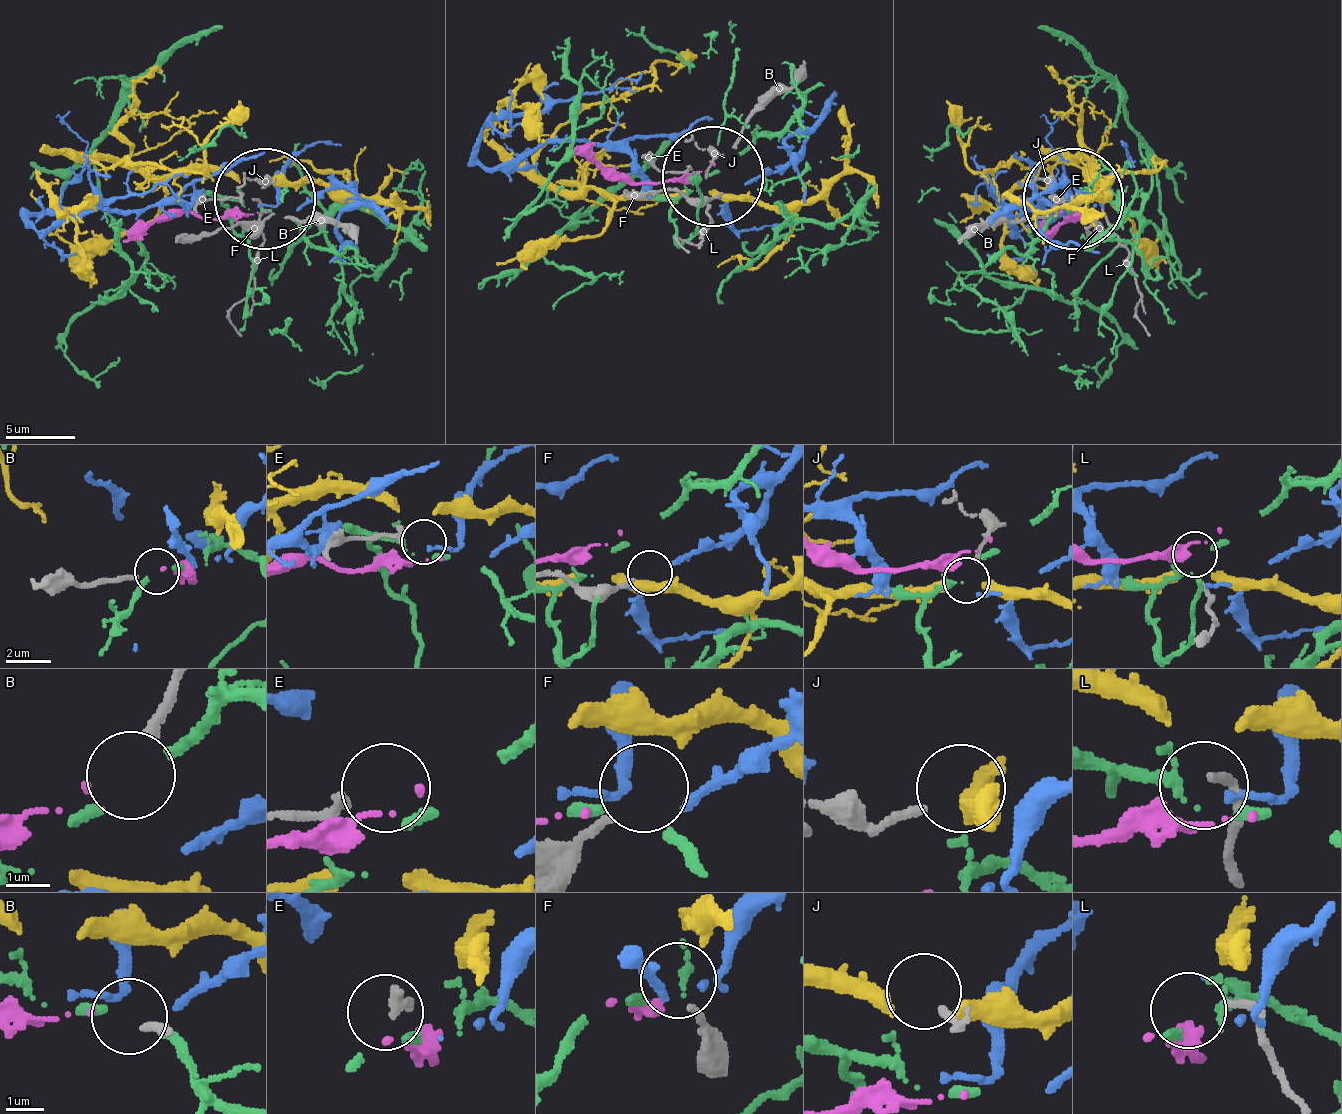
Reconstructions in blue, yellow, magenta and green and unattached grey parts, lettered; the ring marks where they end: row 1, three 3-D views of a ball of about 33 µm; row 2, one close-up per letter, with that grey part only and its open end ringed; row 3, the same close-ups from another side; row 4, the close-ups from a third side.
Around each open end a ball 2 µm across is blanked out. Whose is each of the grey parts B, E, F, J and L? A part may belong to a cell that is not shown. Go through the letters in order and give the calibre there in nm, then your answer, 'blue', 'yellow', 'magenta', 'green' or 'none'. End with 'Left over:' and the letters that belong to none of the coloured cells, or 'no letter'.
B: 220 nm thick; magenta
E: 280 nm thick; none
F: 190 nm thick; none
J: 180 nm thick; yellow
L: 190 nm thick; none
Left over: E, F, L

